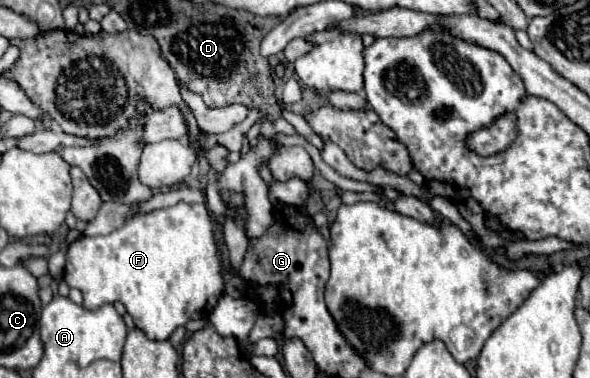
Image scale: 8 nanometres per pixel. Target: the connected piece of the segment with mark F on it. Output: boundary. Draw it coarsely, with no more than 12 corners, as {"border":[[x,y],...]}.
{"border":[[202,203],[68,249],[84,309],[166,341],[224,291]]}

